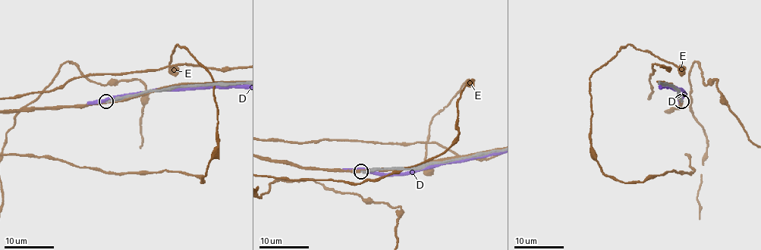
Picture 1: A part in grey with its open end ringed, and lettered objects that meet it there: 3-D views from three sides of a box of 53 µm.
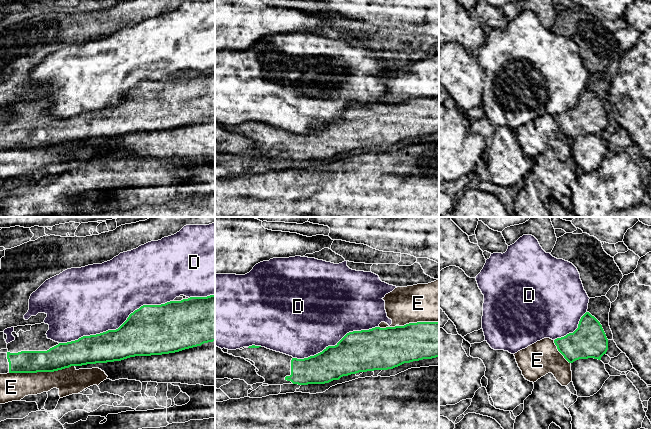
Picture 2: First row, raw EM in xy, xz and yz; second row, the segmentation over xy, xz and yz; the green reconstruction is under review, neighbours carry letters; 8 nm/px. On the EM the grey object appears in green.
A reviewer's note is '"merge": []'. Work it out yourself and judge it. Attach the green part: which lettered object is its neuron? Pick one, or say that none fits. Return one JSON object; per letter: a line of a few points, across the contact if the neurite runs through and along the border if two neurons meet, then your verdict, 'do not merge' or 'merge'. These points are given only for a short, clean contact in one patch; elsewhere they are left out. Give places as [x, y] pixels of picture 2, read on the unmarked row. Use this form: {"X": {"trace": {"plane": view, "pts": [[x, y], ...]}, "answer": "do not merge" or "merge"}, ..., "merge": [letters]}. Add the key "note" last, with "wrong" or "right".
{"D": {"answer": "do not merge"}, "E": {"answer": "do not merge"}, "merge": [], "note": "right"}

